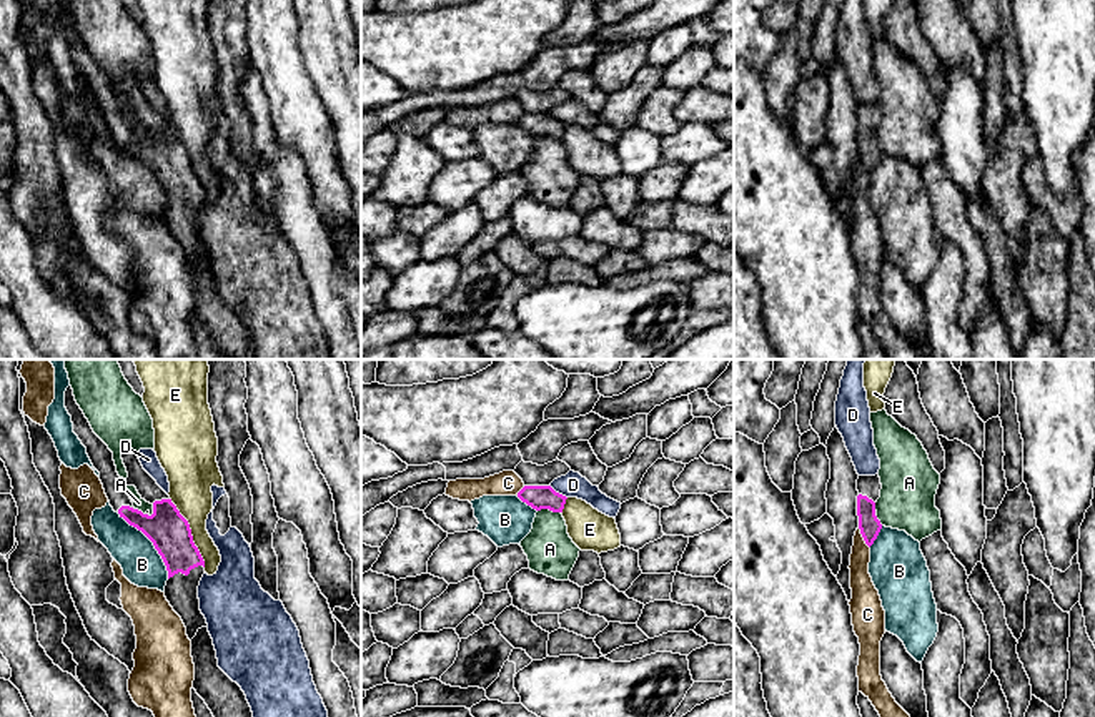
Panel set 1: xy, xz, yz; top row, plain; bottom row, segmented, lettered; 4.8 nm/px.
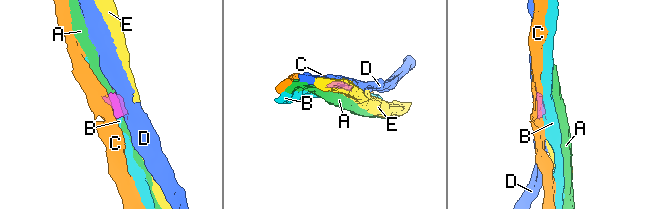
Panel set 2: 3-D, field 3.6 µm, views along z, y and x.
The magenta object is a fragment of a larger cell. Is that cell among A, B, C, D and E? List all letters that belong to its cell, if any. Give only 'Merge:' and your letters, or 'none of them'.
Merge: none of them

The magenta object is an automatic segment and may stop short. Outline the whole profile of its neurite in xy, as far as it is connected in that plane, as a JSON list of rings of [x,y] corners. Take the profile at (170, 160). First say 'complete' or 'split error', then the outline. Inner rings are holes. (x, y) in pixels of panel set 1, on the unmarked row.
split error | [[[72,13],[65,18],[65,35],[72,43],[73,60],[87,75],[93,95],[100,100],[105,121],[115,140],[141,158],[161,183],[168,208],[165,225],[181,245],[191,268],[201,255],[208,255],[200,238],[198,213],[205,201],[205,188],[193,170],[188,148],[180,141],[170,123],[143,96],[138,83],[126,77],[121,82],[128,105],[116,100],[113,80],[93,60],[88,47],[75,28]],[[135,113],[141,126],[153,133],[145,141],[133,135],[126,115]]]

